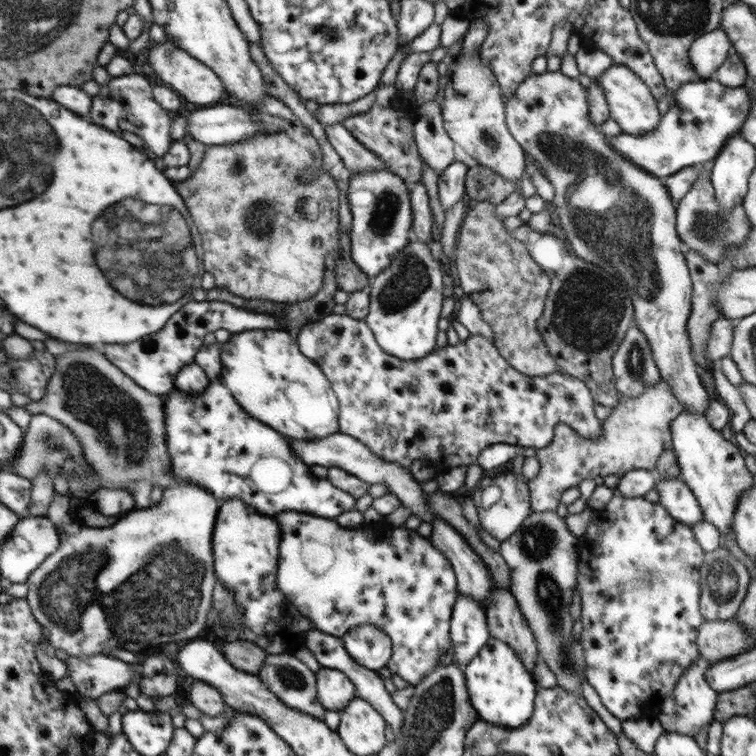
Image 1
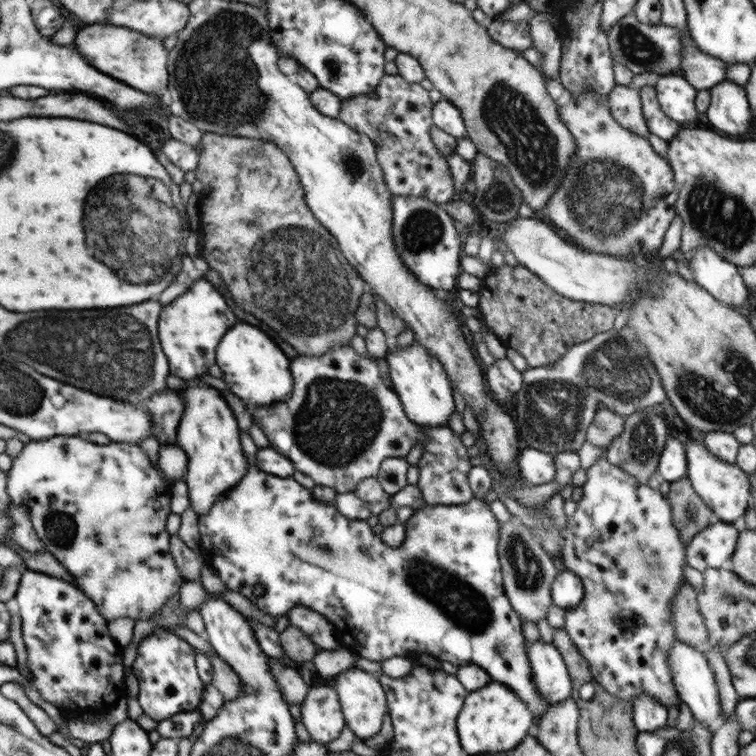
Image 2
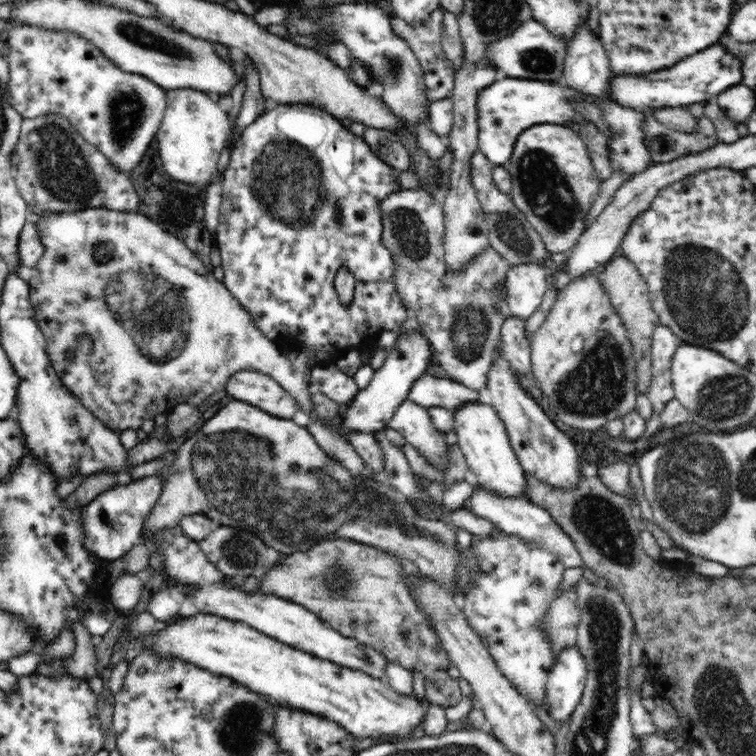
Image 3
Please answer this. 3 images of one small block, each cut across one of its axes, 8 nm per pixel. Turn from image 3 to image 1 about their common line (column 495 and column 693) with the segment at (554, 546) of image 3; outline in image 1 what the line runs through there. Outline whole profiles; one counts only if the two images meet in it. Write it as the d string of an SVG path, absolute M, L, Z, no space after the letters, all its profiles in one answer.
M659 479L655 489L663 506L678 523L694 526L702 521L703 512L692 490L680 479Z

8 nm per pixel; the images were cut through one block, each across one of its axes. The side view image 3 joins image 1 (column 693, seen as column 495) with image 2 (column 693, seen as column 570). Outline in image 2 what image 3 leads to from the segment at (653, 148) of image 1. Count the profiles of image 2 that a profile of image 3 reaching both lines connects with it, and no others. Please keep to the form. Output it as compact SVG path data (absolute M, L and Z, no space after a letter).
M682 74L656 77L655 88L661 109L668 118L679 124L702 119L695 107L698 91Z

